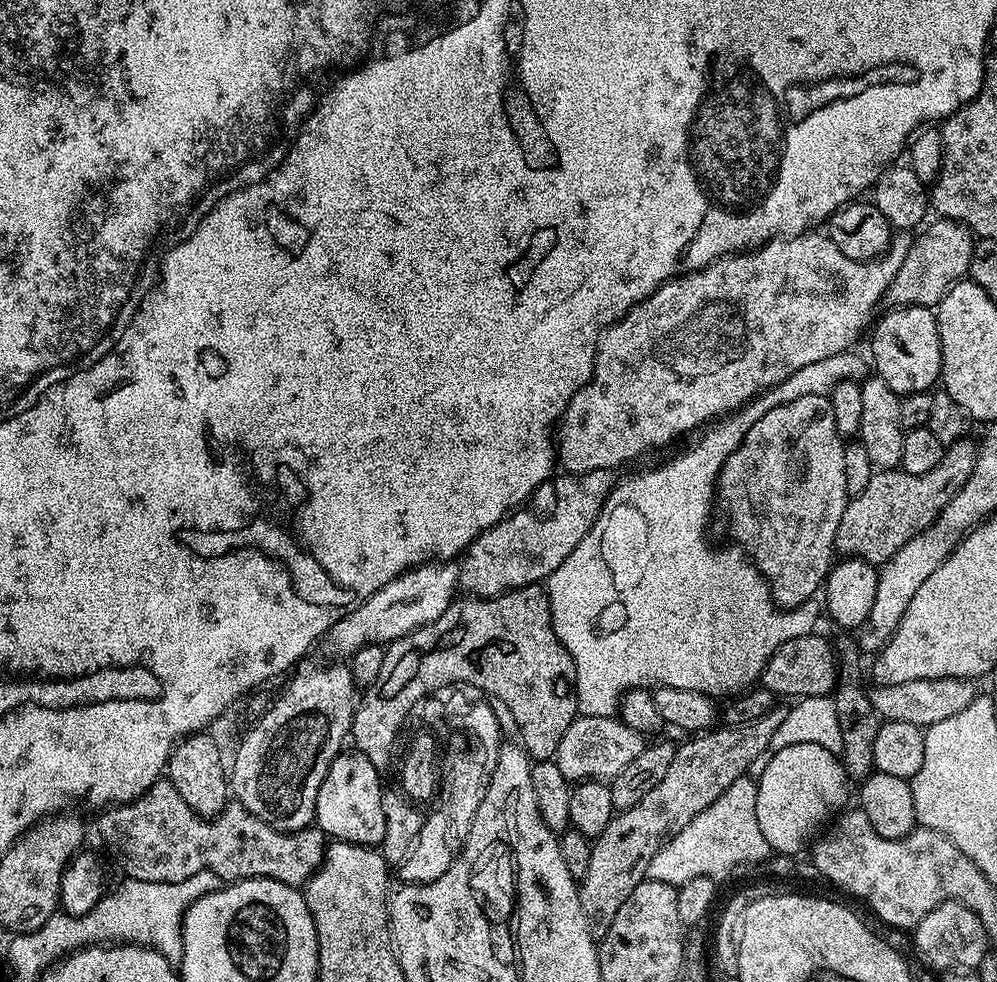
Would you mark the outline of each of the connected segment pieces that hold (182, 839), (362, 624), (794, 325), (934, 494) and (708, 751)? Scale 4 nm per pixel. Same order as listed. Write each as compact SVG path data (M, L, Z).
M166 778L150 785L138 799L111 805L99 816L100 840L129 880L182 882L190 874L213 872L224 882L277 880L300 888L324 861L326 837L319 828L280 832L235 802L217 816L205 818L186 806L182 794Z
M425 562L418 564L415 568L403 572L398 578L386 582L386 586L382 586L374 594L370 594L368 600L363 600L353 612L343 616L333 628L328 629L326 641L328 640L329 646L334 651L341 652L344 655L341 657L344 658L350 657L353 652L359 650L360 647L367 646L367 644L387 646L393 640L402 638L416 628L421 628L422 625L428 624L434 618L441 616L452 605L453 599L457 595L459 579L460 570L455 563Z
M809 230L801 232L799 236L781 236L775 240L766 240L751 250L722 256L701 268L699 272L686 272L682 276L674 277L673 280L667 280L661 288L654 290L645 300L634 305L621 320L615 320L606 328L600 335L600 341L596 343L596 361L592 367L592 377L576 391L558 425L558 460L562 468L564 464L563 471L568 474L583 474L603 468L618 470L627 460L638 459L643 452L668 443L675 436L690 431L706 420L710 422L734 412L759 396L761 392L768 391L793 376L798 370L802 370L802 366L810 366L810 362L830 358L830 354L849 351L855 345L852 343L859 338L860 331L867 326L868 319L869 324L873 319L872 311L879 306L880 300L882 304L887 297L890 282L894 282L902 262L906 262L910 240L909 237L904 237L907 236L904 234L893 235L888 249L877 260L855 260L846 258L842 250L834 246L829 236L821 233L819 236L818 233L819 231Z
M965 438L947 445L942 462L921 476L903 470L873 471L866 490L849 499L842 522L838 522L835 551L841 557L861 556L866 562L879 566L902 550L911 536L917 536L936 521L946 502L950 502L950 498L962 490L966 478L970 478L978 451L977 445L970 441Z
M775 706L749 724L716 726L685 739L688 741L676 749L674 762L670 762L670 770L666 770L666 778L662 778L642 802L613 815L606 830L592 840L590 866L578 882L582 914L593 940L603 940L622 902L626 902L626 898L634 894L634 886L647 877L650 858L658 854L661 846L678 834L686 822L713 804L733 782L749 775L754 758L768 752L770 738L774 738L774 730L778 730L787 713L787 707Z

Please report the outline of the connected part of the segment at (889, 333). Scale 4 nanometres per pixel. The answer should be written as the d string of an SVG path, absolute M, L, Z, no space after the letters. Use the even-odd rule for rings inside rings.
M893 307L880 321L877 319L876 333L872 336L872 360L876 363L875 375L880 376L900 397L915 392L926 392L932 383L940 380L940 335L936 325L936 314L931 308Z

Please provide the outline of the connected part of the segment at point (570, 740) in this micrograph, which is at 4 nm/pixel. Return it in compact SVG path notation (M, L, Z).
M577 715L572 725L562 734L562 742L558 742L558 750L554 757L558 770L562 770L569 782L581 780L602 780L611 782L618 770L634 762L638 754L646 746L645 733L630 730L616 716L581 716Z

